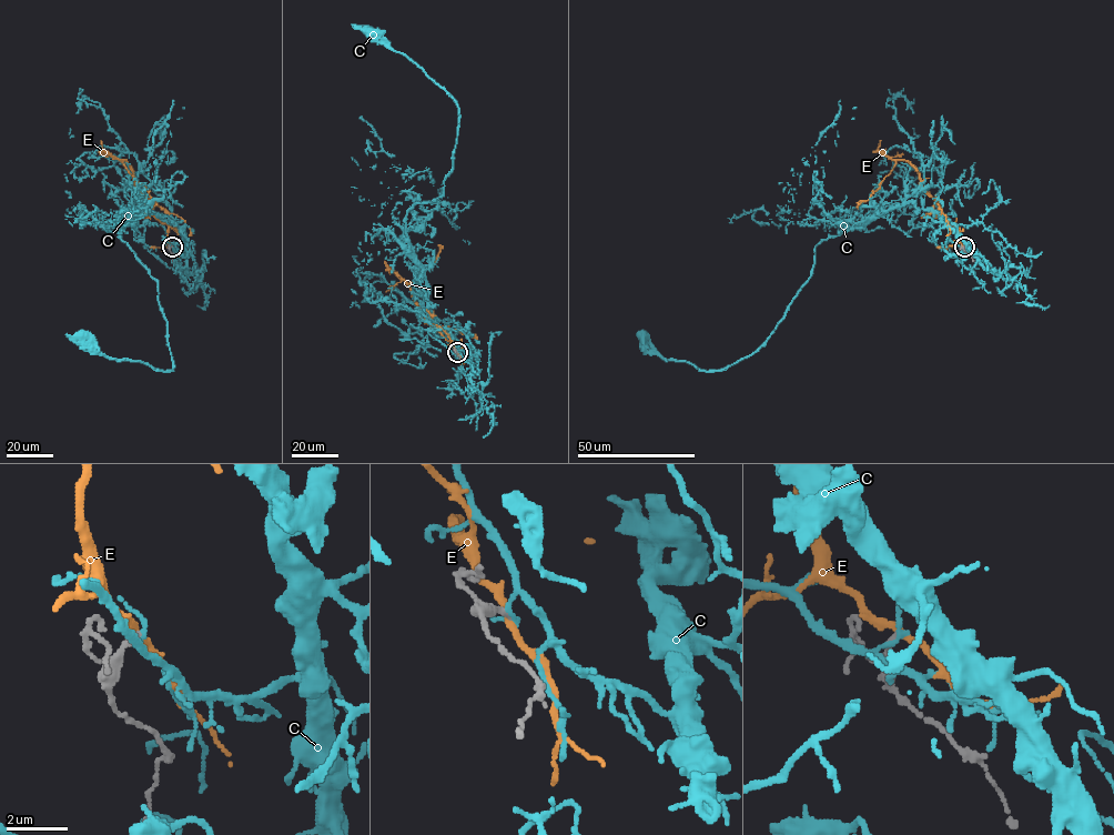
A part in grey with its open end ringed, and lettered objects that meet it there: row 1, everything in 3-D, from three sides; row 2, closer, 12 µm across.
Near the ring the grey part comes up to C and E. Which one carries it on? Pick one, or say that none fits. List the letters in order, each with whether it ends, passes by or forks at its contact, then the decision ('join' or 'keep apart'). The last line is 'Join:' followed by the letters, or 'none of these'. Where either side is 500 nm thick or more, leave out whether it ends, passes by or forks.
C: it forks; keep apart
E: it passes by; keep apart
Join: none of these

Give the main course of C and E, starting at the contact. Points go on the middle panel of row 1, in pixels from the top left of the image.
C: (457, 352), (469, 360), (467, 346), (427, 310), (405, 218), (415, 203), (443, 194), (458, 107), (371, 32)
E: (457, 352), (431, 322), (427, 323), (407, 284), (432, 267), (438, 245)

